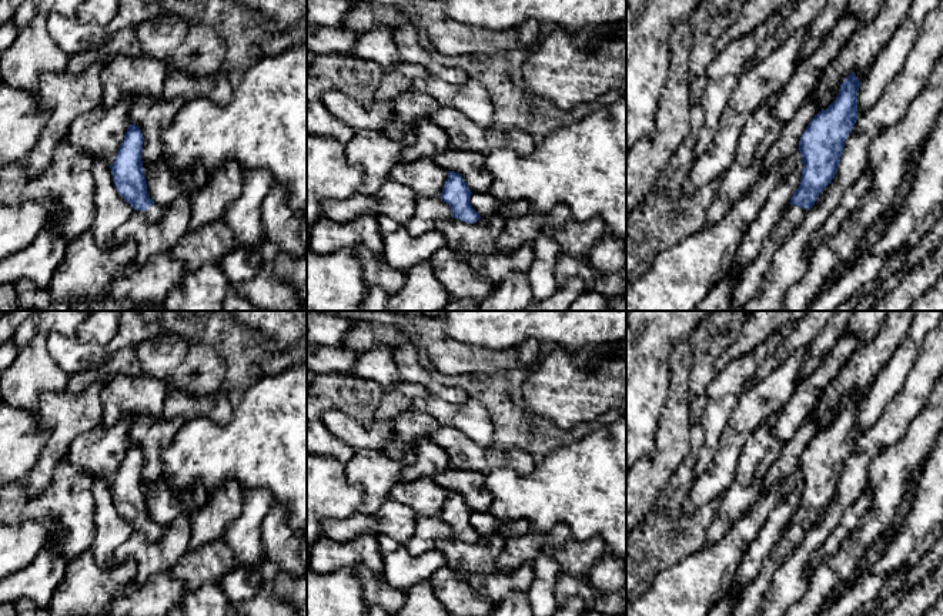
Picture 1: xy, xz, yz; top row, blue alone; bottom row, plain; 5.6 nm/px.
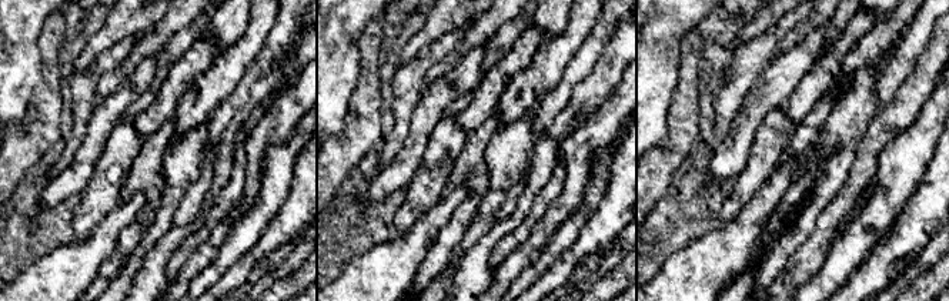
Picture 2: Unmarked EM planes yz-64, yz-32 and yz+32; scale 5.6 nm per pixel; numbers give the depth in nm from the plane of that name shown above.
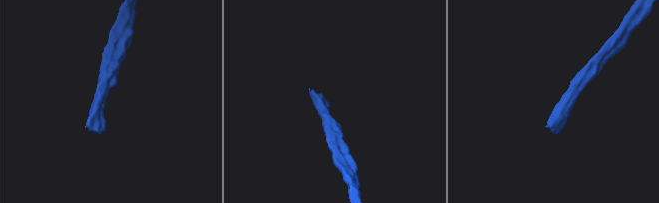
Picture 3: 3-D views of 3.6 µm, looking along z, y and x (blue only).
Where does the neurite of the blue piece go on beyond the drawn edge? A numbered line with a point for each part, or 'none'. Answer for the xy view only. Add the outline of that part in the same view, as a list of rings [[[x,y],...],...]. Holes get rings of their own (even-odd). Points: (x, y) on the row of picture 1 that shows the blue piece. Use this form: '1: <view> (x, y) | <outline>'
1: xy (154, 213) | [[[153,204],[147,211],[143,211],[148,224],[158,221],[163,217],[164,208]]]

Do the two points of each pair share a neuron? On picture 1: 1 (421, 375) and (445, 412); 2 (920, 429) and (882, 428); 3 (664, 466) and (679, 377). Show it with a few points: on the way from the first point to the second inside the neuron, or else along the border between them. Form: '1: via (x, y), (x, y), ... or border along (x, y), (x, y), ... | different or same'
1: border along (428, 394), (447, 401), (464, 402), (468, 399) | different
2: border along (926, 401), (908, 429), (882, 451) | different
3: via (672, 444), (679, 399) | same

